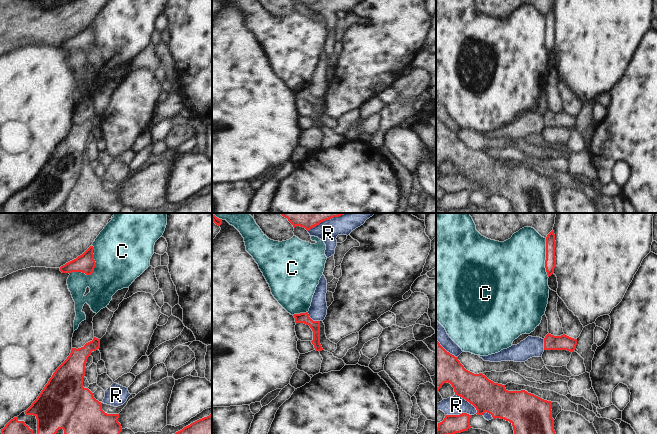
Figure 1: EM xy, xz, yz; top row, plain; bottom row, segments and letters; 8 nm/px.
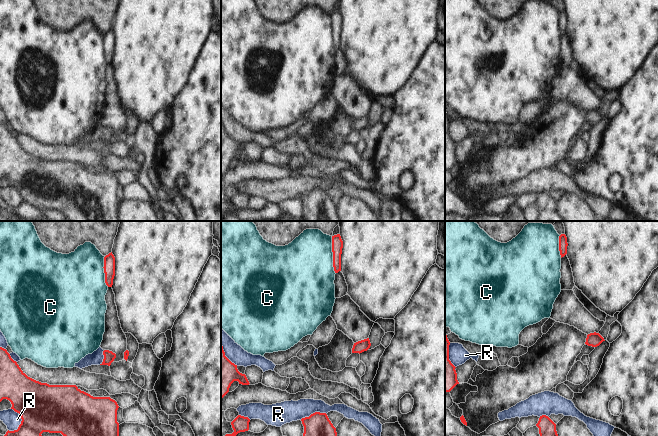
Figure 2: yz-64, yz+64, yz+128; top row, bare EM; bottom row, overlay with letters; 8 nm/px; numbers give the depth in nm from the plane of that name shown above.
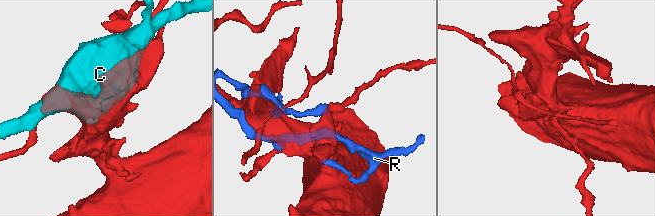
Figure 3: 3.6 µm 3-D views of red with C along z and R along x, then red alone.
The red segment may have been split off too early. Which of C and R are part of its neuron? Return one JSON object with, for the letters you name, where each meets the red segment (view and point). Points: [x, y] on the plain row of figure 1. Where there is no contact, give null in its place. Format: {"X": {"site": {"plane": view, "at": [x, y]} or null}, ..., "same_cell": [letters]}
{"same_cell": []}

